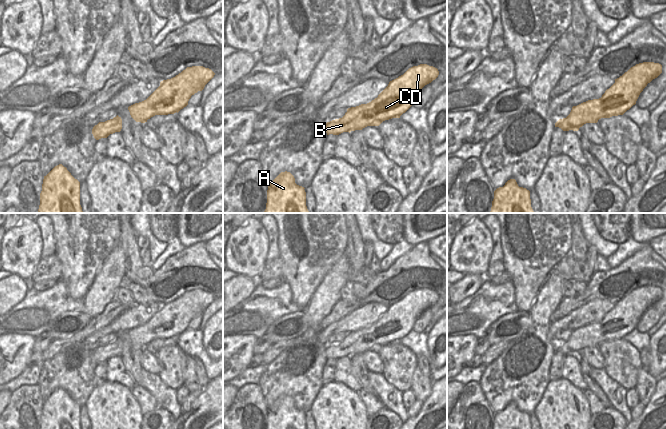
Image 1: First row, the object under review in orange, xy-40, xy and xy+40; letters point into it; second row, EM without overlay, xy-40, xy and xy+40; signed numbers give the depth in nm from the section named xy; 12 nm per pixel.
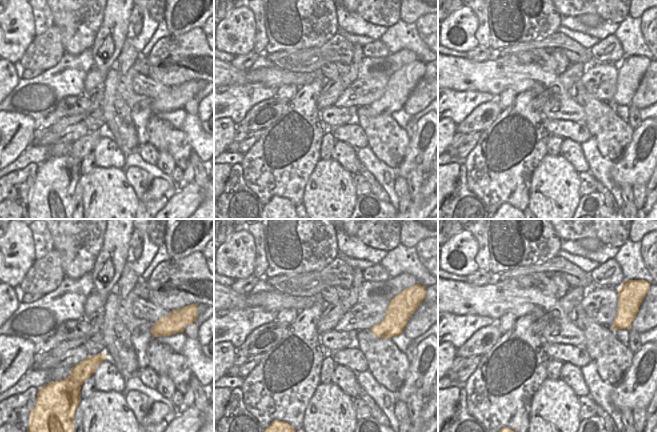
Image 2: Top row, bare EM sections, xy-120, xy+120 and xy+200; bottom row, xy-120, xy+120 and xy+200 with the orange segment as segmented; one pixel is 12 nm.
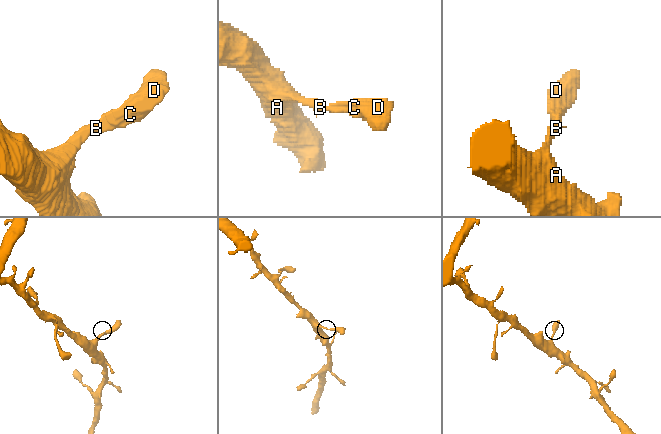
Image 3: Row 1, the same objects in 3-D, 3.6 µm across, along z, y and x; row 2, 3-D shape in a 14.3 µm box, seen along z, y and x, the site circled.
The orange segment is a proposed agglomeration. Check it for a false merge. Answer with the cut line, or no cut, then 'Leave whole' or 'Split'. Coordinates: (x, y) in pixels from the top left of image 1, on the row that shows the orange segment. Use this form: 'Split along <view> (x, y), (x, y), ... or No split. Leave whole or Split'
No split. Leave whole.

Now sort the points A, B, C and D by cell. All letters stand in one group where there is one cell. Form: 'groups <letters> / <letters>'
groups A B C D

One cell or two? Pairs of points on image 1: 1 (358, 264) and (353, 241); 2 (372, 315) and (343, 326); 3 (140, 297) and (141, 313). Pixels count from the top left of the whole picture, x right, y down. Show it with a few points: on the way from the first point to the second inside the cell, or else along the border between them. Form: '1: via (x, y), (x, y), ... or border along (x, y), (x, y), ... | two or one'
1: via (356, 258), (355, 247) | one
2: via (365, 316), (350, 322) | one
3: border along (154, 302), (148, 305), (137, 304) | two

